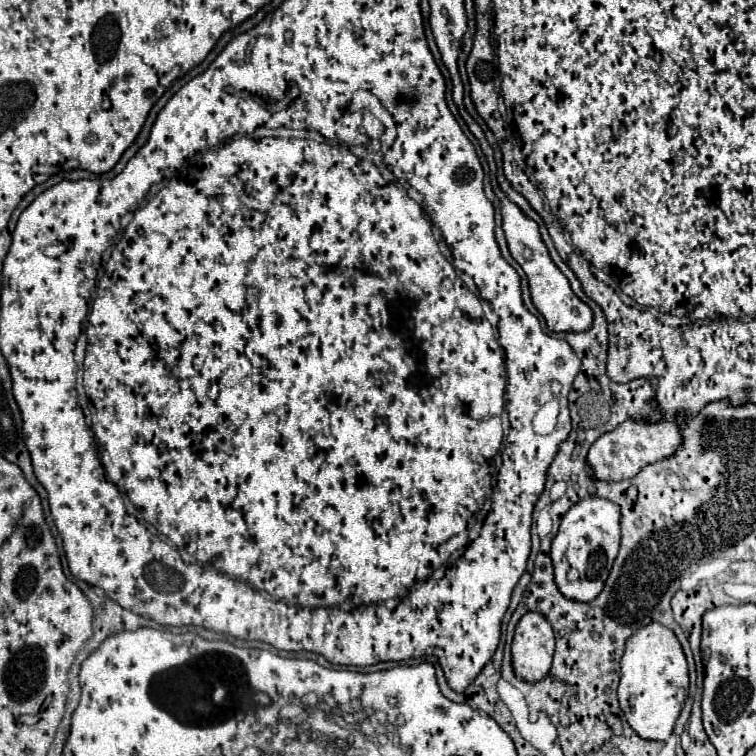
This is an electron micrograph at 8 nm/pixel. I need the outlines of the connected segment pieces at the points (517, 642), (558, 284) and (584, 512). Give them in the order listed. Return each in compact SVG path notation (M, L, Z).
M535 611L523 615L511 645L515 675L527 683L545 679L551 669L553 651L555 637L547 619Z
M493 183L493 191L497 195L497 199L501 201L501 215L503 215L503 231L509 243L509 251L513 255L513 259L523 267L523 271L527 273L529 279L529 289L531 289L531 299L535 303L535 307L539 309L539 313L545 317L547 327L551 331L573 331L573 333L581 333L591 329L593 323L593 311L587 303L583 303L569 287L569 279L559 271L559 267L551 261L547 247L539 235L539 227L533 219L525 217L521 213L521 209L511 203L507 199L507 195L499 189L497 183Z
M585 497L565 513L551 545L555 583L565 597L585 603L593 601L601 593L605 579L609 577L611 565L619 553L619 519L619 505L601 497Z

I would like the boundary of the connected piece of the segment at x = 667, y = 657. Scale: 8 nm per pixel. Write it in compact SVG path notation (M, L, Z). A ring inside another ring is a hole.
M651 623L627 639L620 661L617 699L627 723L639 737L653 741L667 741L671 737L675 721L683 709L687 683L687 659L671 629L661 623Z

